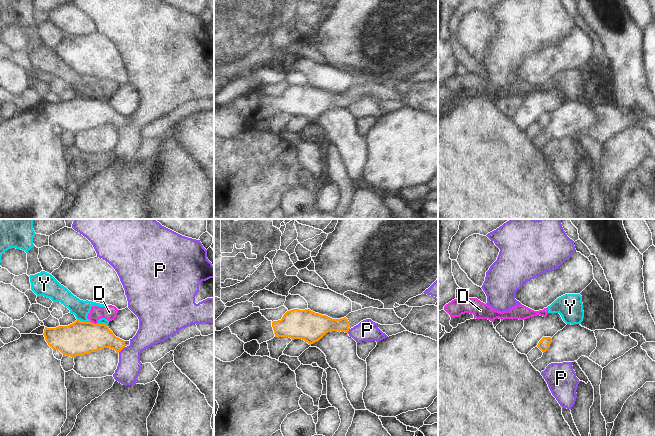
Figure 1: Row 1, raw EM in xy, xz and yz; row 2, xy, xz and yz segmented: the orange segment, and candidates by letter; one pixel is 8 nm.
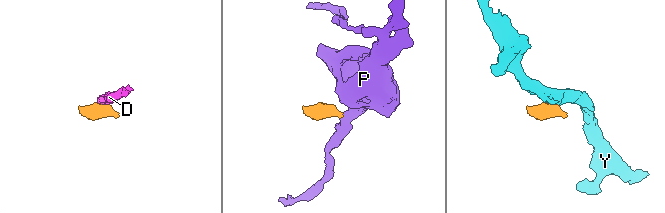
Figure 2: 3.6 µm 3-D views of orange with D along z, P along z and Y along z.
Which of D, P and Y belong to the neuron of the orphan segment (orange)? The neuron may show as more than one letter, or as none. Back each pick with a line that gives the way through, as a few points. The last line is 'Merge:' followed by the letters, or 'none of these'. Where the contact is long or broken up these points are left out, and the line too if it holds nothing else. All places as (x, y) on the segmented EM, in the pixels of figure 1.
Merge: none of these.

